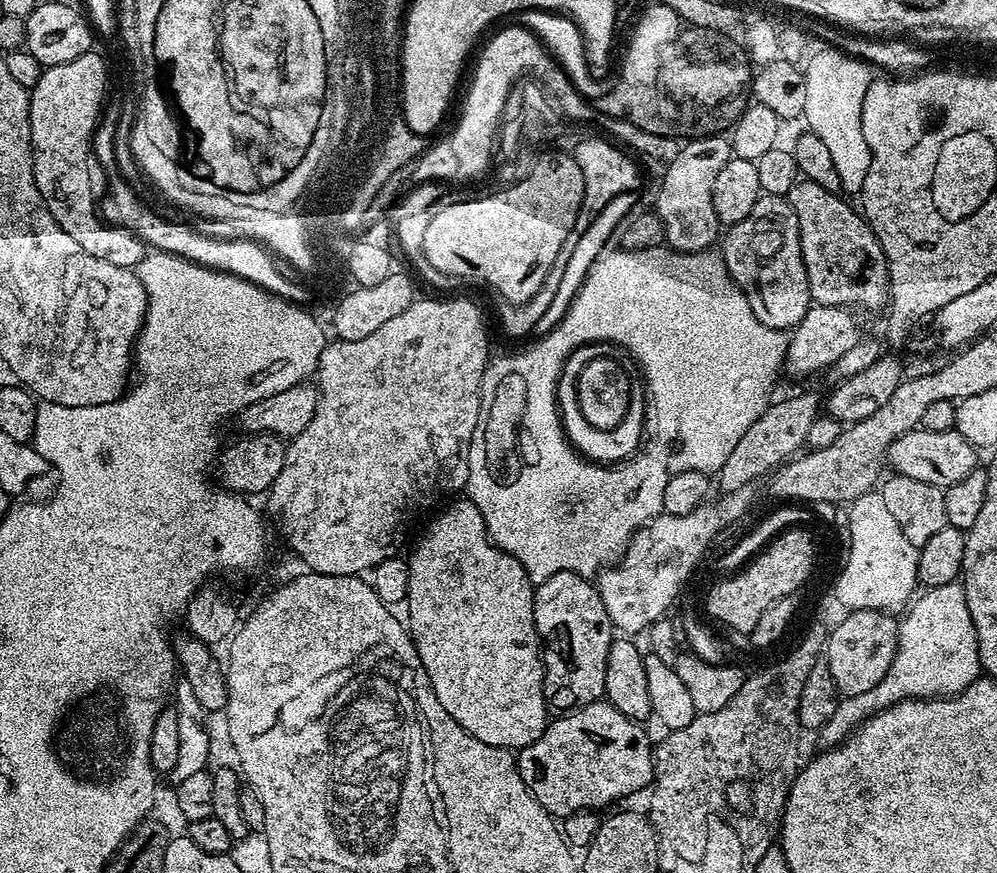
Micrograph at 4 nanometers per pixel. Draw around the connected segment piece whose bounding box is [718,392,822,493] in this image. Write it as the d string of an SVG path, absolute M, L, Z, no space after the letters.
M804 392L801 396L792 396L789 400L769 403L768 409L760 415L758 422L738 438L734 451L722 462L718 479L721 493L732 492L746 484L753 485L759 476L771 473L783 462L789 461L801 451L800 446L807 443L810 426L815 423L822 412L822 400L812 392Z

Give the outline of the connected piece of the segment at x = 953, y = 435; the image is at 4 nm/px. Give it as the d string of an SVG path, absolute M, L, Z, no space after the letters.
M915 427L899 436L888 447L886 460L893 464L895 475L918 478L918 482L930 482L930 486L945 489L954 482L966 478L966 474L978 467L977 449L958 431L927 432L925 428Z

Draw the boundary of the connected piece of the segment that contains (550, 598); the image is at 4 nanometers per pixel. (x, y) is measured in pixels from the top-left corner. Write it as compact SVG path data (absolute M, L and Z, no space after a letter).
M559 572L546 582L535 585L534 622L536 632L542 641L542 659L544 662L544 699L556 710L581 708L604 696L606 682L606 658L614 639L614 627L607 616L597 585L589 577L573 572Z

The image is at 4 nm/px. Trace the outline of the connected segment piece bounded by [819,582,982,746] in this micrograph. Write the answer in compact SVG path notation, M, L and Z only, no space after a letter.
M963 583L921 591L908 617L896 629L896 653L886 676L870 690L857 696L845 696L837 703L827 722L819 729L824 746L835 746L848 739L865 720L903 700L930 700L956 696L981 675L976 627L966 606Z

